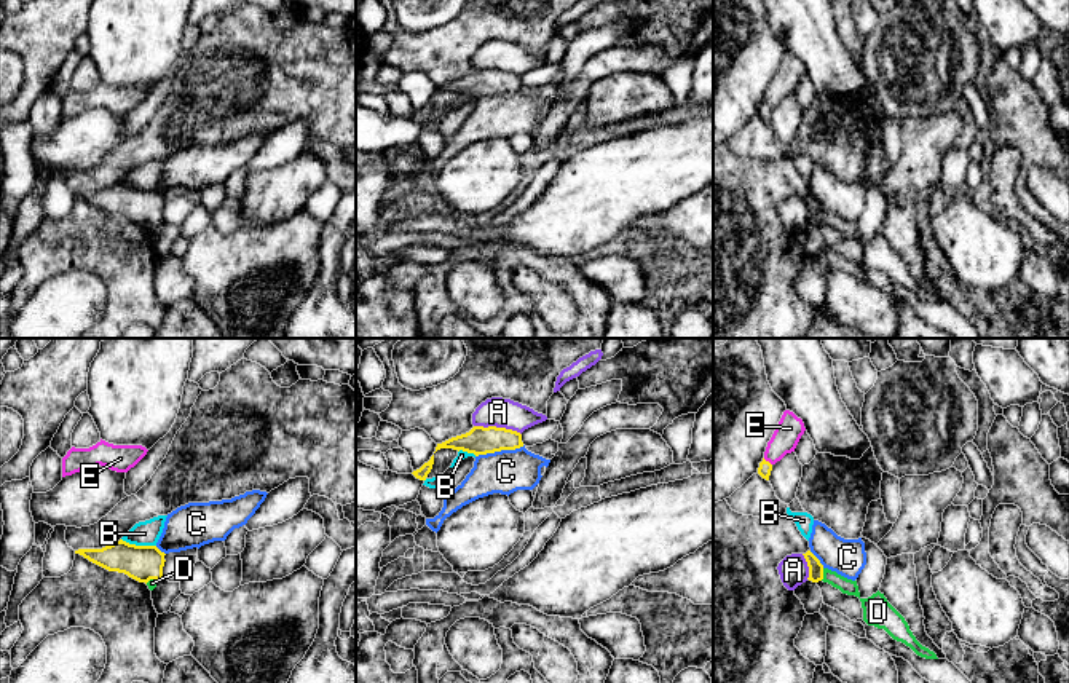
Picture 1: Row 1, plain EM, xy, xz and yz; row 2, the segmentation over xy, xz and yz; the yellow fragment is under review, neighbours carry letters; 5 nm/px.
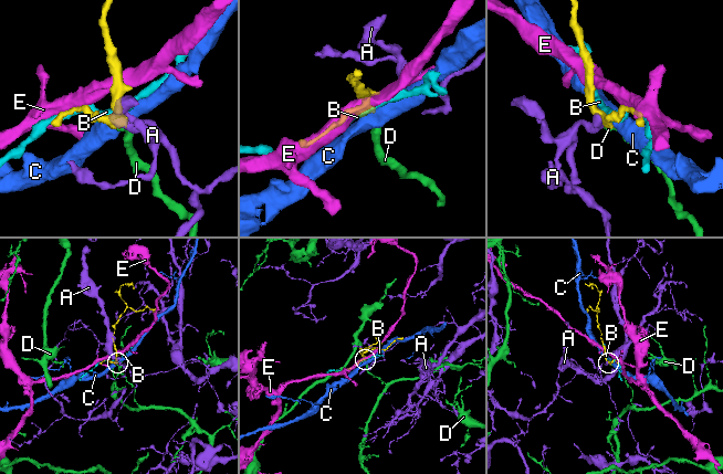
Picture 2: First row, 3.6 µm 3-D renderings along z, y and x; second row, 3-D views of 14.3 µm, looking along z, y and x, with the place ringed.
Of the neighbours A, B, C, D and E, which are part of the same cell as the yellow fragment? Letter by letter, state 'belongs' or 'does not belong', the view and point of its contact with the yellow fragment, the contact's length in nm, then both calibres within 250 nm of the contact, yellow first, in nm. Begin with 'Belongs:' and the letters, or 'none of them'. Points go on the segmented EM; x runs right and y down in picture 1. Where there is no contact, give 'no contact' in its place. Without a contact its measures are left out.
Belongs: D
A: does not belong; meets yellow in xz at (498, 428); contact 240 nm long; 140 nm thick on the yellow side, 150 nm on the other
B: does not belong; meets yellow in xy at (139, 546); contact 180 nm long; 180 nm thick on the yellow side, 130 nm on the other
C: does not belong; meets yellow in xz at (500, 450); contact 260 nm long; 140 nm thick on the yellow side, 220 nm on the other
D: belongs; meets yellow in yz at (822, 575); contact 70 nm long; 80 nm thick on the yellow side, 80 nm on the other
E: does not belong; meets yellow in yz at (768, 461); contact 60 nm long; 70 nm thick on the yellow side, 140 nm on the other

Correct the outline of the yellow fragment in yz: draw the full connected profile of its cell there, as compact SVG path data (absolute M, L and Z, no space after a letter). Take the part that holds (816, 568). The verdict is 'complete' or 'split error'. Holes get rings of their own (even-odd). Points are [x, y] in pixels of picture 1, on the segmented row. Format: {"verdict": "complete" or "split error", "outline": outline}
{"verdict": "split error", "outline": "M807 551L803 555L804 555L807 567L809 567L809 578L807 578L809 581L828 582L833 587L839 589L842 594L855 595L860 598L857 581L847 579L847 578L838 574L836 571L825 568L811 551Z"}

